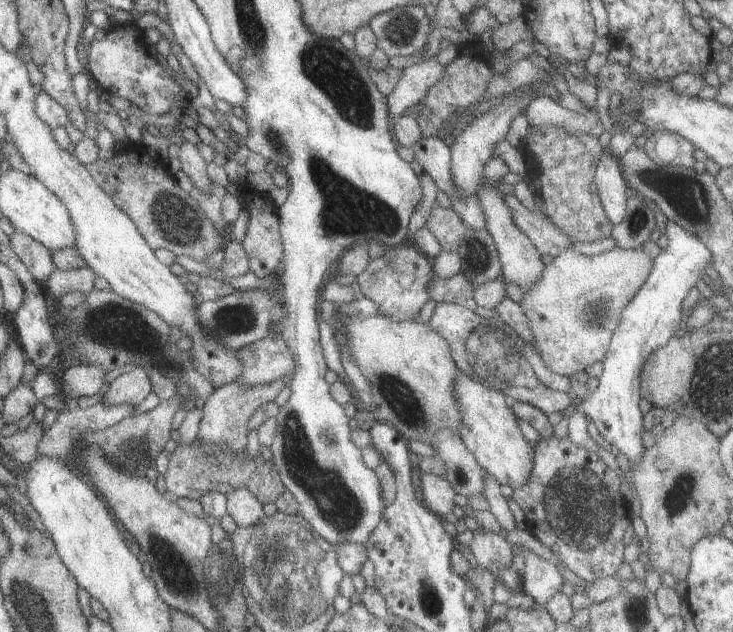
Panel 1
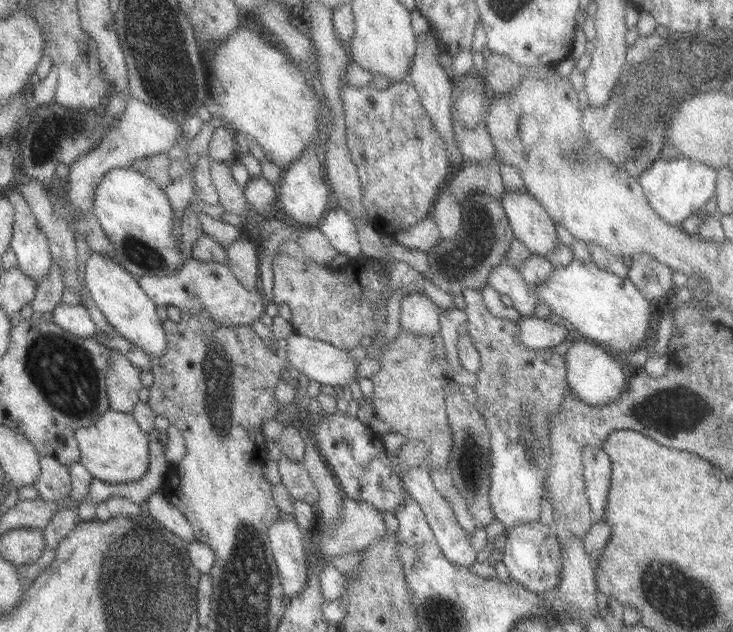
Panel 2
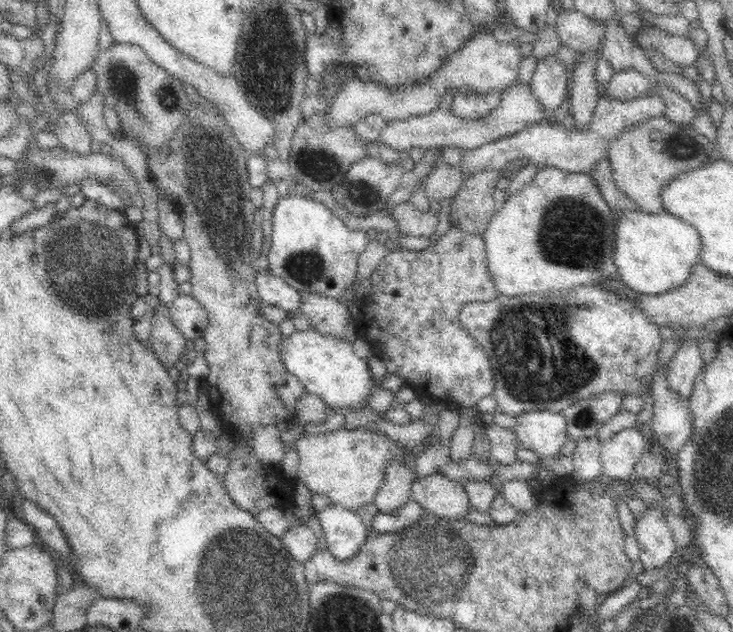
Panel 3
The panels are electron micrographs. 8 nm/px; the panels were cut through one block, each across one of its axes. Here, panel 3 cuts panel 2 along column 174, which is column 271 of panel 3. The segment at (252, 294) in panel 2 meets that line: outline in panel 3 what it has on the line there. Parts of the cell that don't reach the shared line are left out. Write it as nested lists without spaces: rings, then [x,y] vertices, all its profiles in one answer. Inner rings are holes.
[[[260,270],[256,274],[256,288],[258,288],[258,298],[264,306],[276,306],[290,314],[298,310],[302,304],[300,290],[288,286],[282,278],[270,274],[270,270],[266,272]]]

